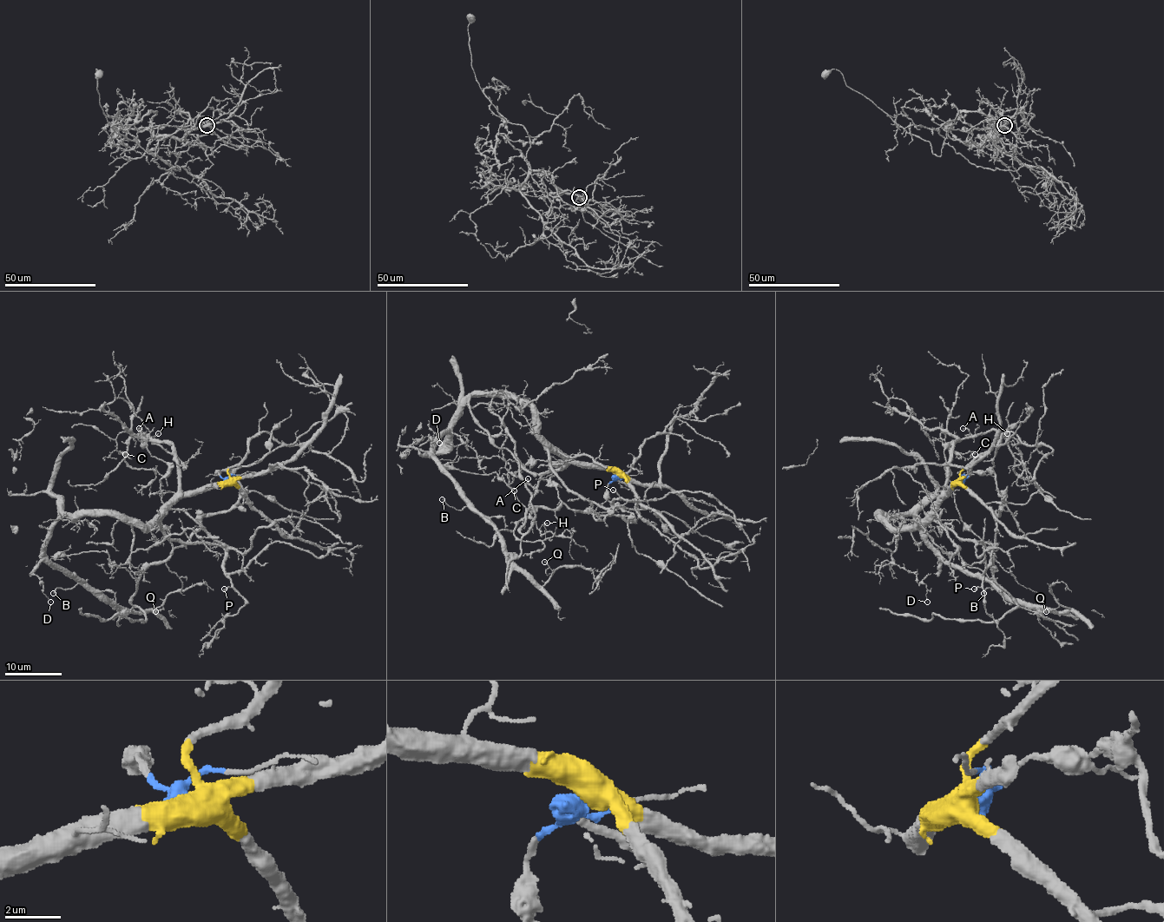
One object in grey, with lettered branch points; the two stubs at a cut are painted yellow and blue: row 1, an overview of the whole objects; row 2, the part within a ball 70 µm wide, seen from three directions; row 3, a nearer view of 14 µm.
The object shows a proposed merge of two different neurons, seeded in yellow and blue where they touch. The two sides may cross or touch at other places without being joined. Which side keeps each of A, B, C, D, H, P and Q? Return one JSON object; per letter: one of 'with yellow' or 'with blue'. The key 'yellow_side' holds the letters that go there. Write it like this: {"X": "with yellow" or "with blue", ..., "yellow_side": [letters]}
{"A": "with yellow", "B": "with yellow", "C": "with yellow", "D": "with yellow", "H": "with yellow", "P": "with yellow", "Q": "with yellow", "yellow_side": ["A", "B", "C", "D", "H", "P", "Q"]}

